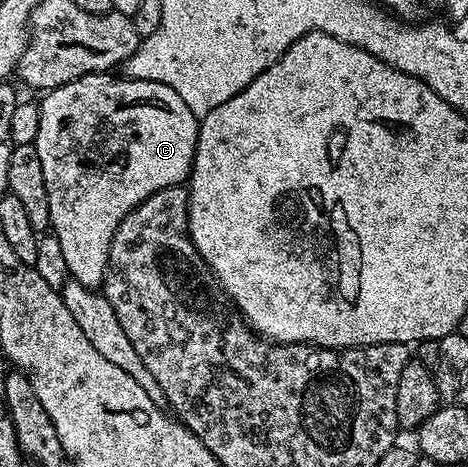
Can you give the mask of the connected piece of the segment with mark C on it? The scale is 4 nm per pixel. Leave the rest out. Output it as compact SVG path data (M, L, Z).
M93 72L87 76L76 78L59 88L49 89L46 96L38 104L38 133L34 139L36 154L40 154L40 166L44 170L44 186L48 186L48 210L50 211L50 228L58 239L58 252L66 263L69 279L80 282L85 288L97 289L106 279L106 267L108 266L108 254L112 246L112 238L116 234L116 226L132 209L140 206L152 194L156 194L161 188L176 188L185 185L190 179L190 171L194 165L196 154L196 142L198 141L199 117L188 110L186 103L181 100L180 94L160 82L148 82L147 80L132 80L123 78L118 74L105 72Z

